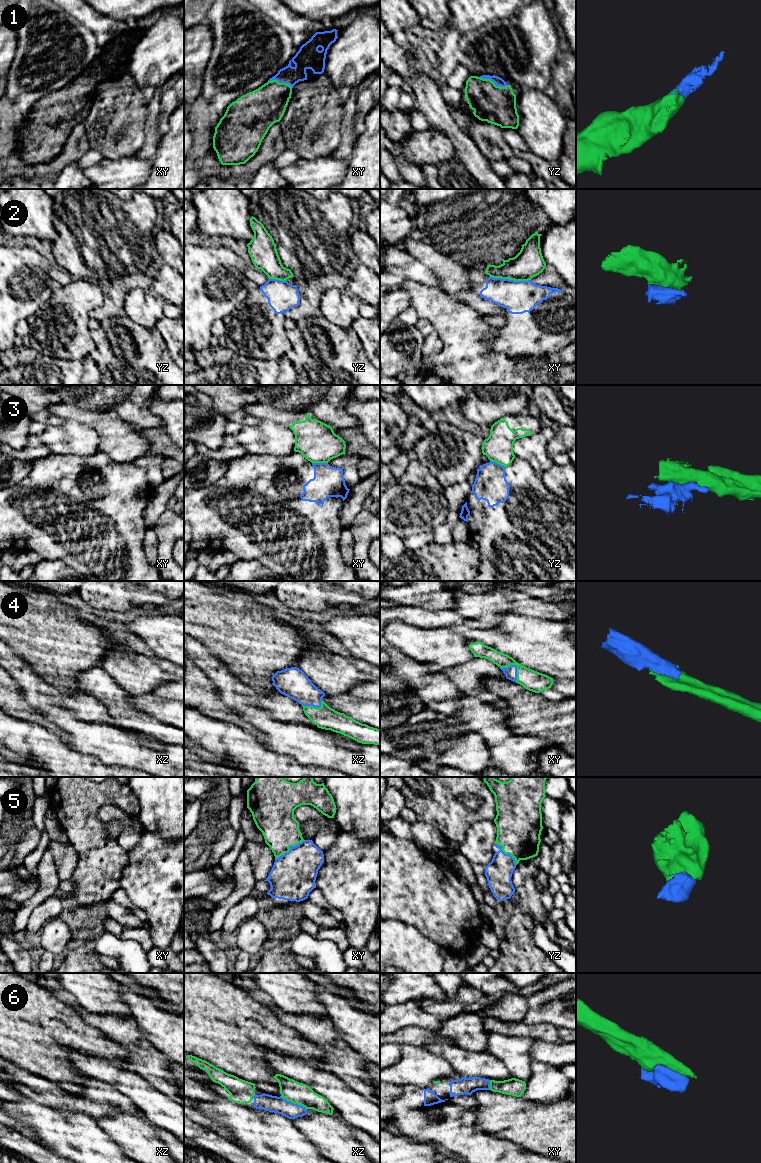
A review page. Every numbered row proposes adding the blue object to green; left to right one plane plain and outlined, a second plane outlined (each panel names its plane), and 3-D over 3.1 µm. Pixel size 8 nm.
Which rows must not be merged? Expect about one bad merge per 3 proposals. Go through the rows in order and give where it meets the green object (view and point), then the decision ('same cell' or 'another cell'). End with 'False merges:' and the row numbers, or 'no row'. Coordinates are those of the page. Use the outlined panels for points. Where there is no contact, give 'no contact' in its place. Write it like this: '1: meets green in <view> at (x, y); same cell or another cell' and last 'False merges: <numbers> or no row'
1: meets green in yz at (494, 83); same cell
2: meets green in xy at (510, 279); another cell
3: meets green in xy at (320, 462); another cell
4: meets green in xy at (516, 665); same cell
5: meets green in yz at (506, 853); same cell
6: meets green in xz at (293, 1102); same cell
False merges: 2, 3

